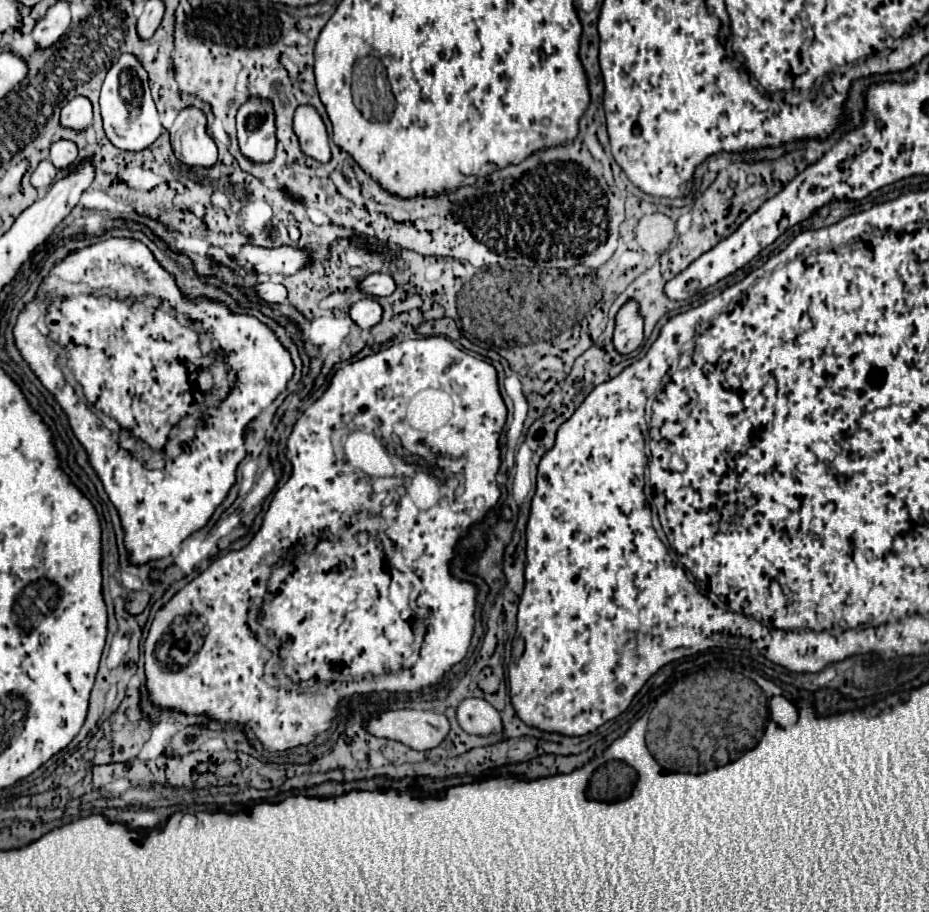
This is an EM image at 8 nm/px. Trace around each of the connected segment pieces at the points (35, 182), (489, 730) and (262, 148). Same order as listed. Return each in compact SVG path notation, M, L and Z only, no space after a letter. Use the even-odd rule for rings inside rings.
M48 160L40 162L40 166L36 168L36 172L32 174L32 186L36 190L44 190L48 188L52 182L54 182L54 176L56 176L56 168L54 164L50 164Z
M466 698L458 706L458 724L464 732L476 736L500 734L504 730L500 712L484 698Z
M250 98L240 106L236 124L242 156L254 164L272 162L276 148L276 128L270 102Z

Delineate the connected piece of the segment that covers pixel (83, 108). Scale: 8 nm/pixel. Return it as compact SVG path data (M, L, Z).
M84 96L70 100L60 112L60 126L82 132L92 126L92 104Z

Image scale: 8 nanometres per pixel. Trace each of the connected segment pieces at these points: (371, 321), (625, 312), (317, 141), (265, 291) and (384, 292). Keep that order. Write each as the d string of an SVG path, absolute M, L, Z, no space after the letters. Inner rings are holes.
M362 298L358 302L352 304L350 308L350 318L362 328L362 330L368 330L372 328L374 324L378 324L378 320L382 318L382 308L376 300L372 298Z
M630 300L616 318L614 348L618 354L630 354L642 344L642 316L638 316L638 304Z
M302 106L294 114L294 134L298 136L300 148L306 156L328 162L330 160L330 148L328 148L328 134L324 128L322 118L312 106Z
M260 282L254 286L256 294L260 300L264 300L266 304L282 304L286 302L286 288L282 284L274 284L274 282Z
M376 272L376 274L368 274L366 278L362 278L358 282L358 290L364 292L366 296L382 298L382 296L390 296L396 290L396 284L394 284L390 274Z

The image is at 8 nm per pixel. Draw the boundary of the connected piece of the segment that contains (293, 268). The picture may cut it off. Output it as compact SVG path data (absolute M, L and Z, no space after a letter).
M244 244L240 252L232 254L232 258L256 274L296 274L310 262L310 254L306 250L292 246L262 248L254 244Z

